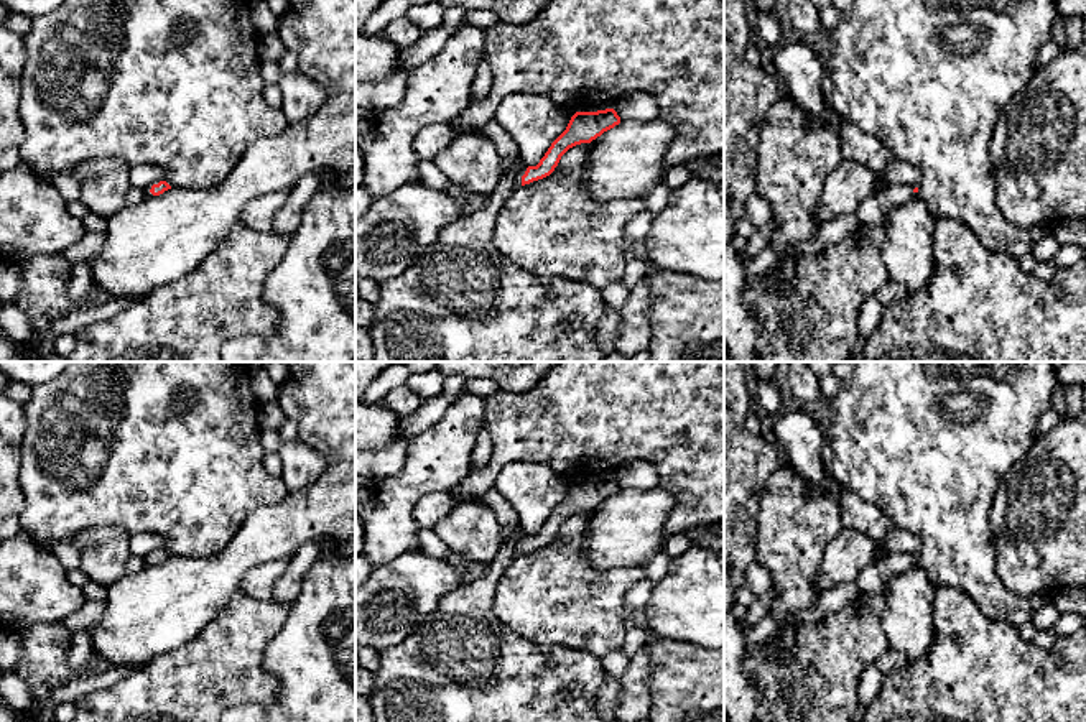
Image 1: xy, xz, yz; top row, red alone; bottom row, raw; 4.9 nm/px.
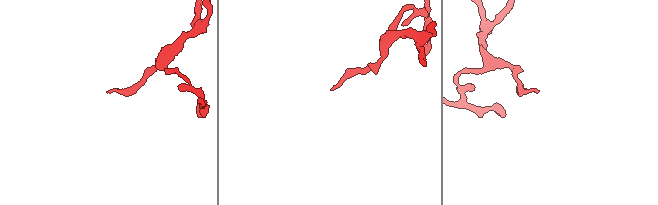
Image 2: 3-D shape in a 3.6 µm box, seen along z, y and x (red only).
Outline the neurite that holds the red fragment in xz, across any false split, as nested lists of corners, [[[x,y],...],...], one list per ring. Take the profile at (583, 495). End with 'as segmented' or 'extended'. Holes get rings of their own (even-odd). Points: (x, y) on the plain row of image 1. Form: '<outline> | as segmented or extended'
[[[614,477],[597,480],[576,480],[566,498],[551,511],[545,525],[536,535],[527,535],[522,526],[515,530],[518,549],[522,554],[550,544],[558,535],[561,525],[573,515],[591,511],[604,500],[620,492],[620,485]]] | extended

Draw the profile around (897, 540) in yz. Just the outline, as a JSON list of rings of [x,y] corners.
[[[893,525],[887,533],[887,538],[882,548],[887,549],[889,553],[918,556],[921,541],[918,536],[912,535],[910,531]]]

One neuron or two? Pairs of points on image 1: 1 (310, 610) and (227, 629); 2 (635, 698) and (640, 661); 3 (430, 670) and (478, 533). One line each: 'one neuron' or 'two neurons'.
1: two neurons
2: one neuron
3: two neurons

